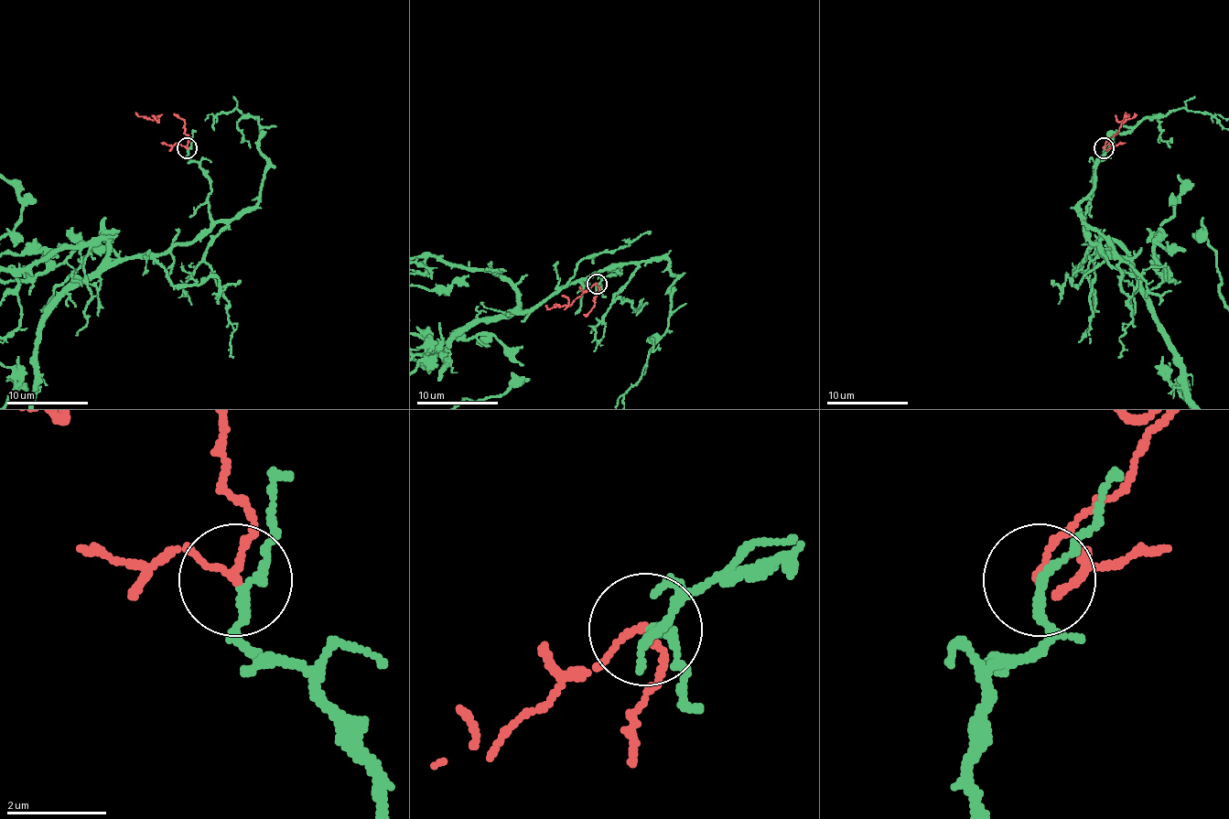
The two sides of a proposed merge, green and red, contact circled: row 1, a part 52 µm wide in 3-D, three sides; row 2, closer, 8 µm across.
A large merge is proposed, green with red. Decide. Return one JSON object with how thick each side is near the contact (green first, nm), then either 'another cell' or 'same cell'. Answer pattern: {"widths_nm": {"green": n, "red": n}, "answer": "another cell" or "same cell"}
{"widths_nm": {"green": 130, "red": 120}, "answer": "same cell"}

